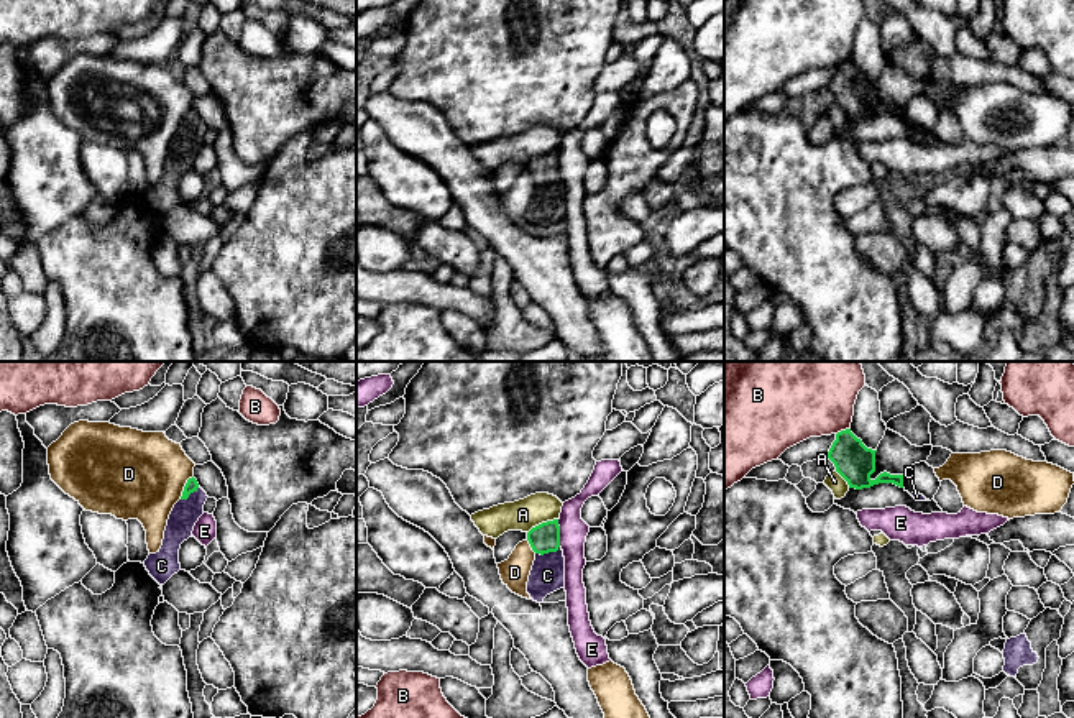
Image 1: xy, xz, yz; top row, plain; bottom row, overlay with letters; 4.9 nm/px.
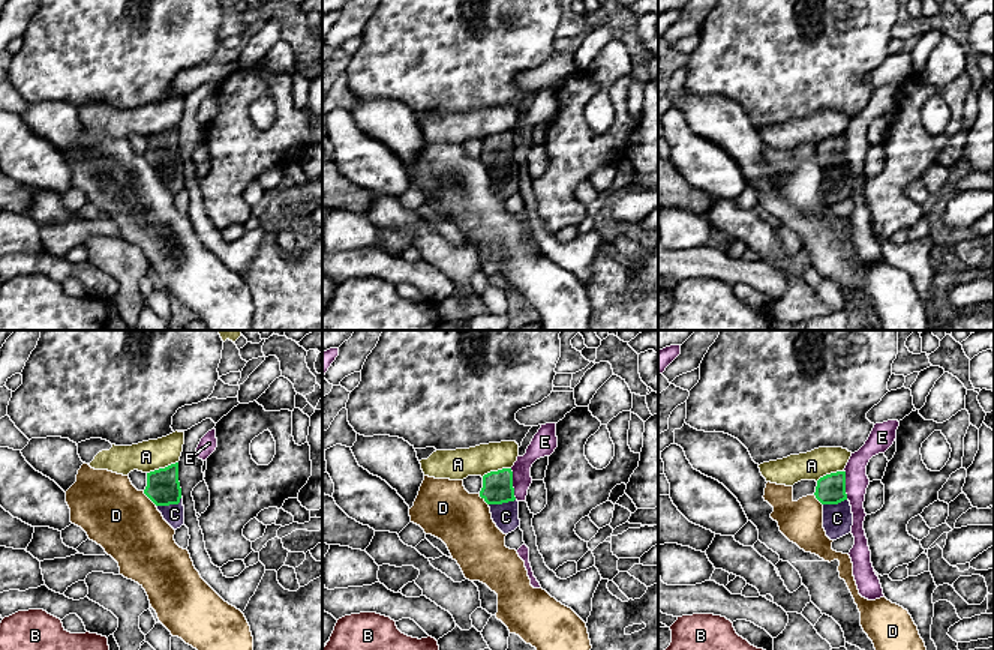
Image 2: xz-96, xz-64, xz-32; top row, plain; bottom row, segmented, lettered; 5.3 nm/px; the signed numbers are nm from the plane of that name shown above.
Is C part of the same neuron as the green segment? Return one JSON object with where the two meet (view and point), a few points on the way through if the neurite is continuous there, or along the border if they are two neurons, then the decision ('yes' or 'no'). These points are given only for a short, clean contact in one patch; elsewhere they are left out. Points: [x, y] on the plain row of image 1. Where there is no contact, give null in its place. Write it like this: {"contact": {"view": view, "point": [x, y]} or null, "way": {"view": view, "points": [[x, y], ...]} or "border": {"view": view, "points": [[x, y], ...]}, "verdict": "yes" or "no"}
{"contact": {"view": "xz", "point": [547, 184]}, "way": {"view": "xz", "points": [[546, 170], [547, 184], [547, 207]]}, "verdict": "yes"}

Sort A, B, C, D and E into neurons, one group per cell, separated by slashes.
A / B / C / D / E

